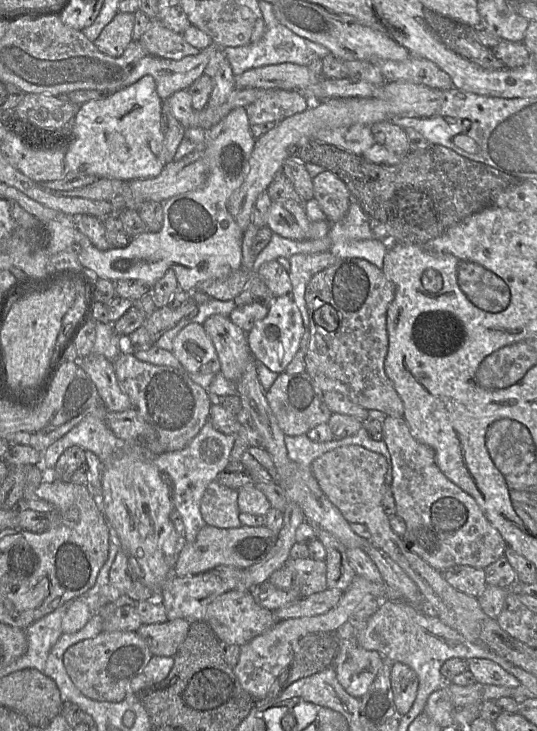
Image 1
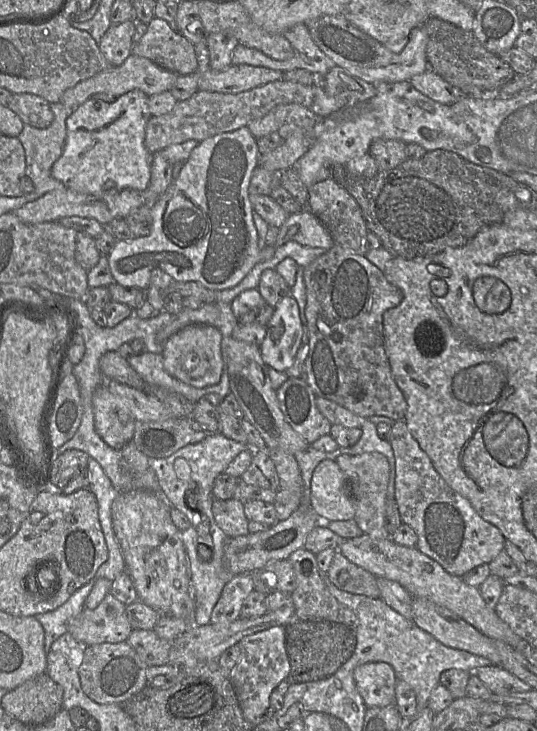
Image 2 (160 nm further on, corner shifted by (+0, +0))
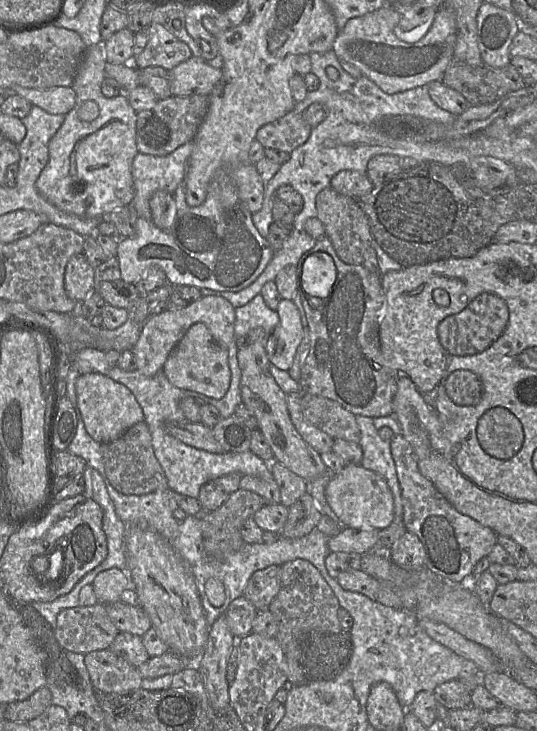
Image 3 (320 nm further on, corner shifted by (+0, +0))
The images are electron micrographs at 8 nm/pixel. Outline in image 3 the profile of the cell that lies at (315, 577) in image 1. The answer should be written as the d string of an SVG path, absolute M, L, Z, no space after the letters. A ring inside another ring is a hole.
M272 565L255 572L248 581L243 596L257 611L269 609L280 590L281 566Z

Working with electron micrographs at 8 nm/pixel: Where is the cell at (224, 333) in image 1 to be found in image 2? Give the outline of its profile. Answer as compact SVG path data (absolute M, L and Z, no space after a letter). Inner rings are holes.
M228 337L227 354L230 392L239 403L244 418L257 429L267 448L282 449L293 456L296 452L306 450L309 443L293 430L280 409L277 392L268 374L270 366L263 361L260 348L253 343Z

